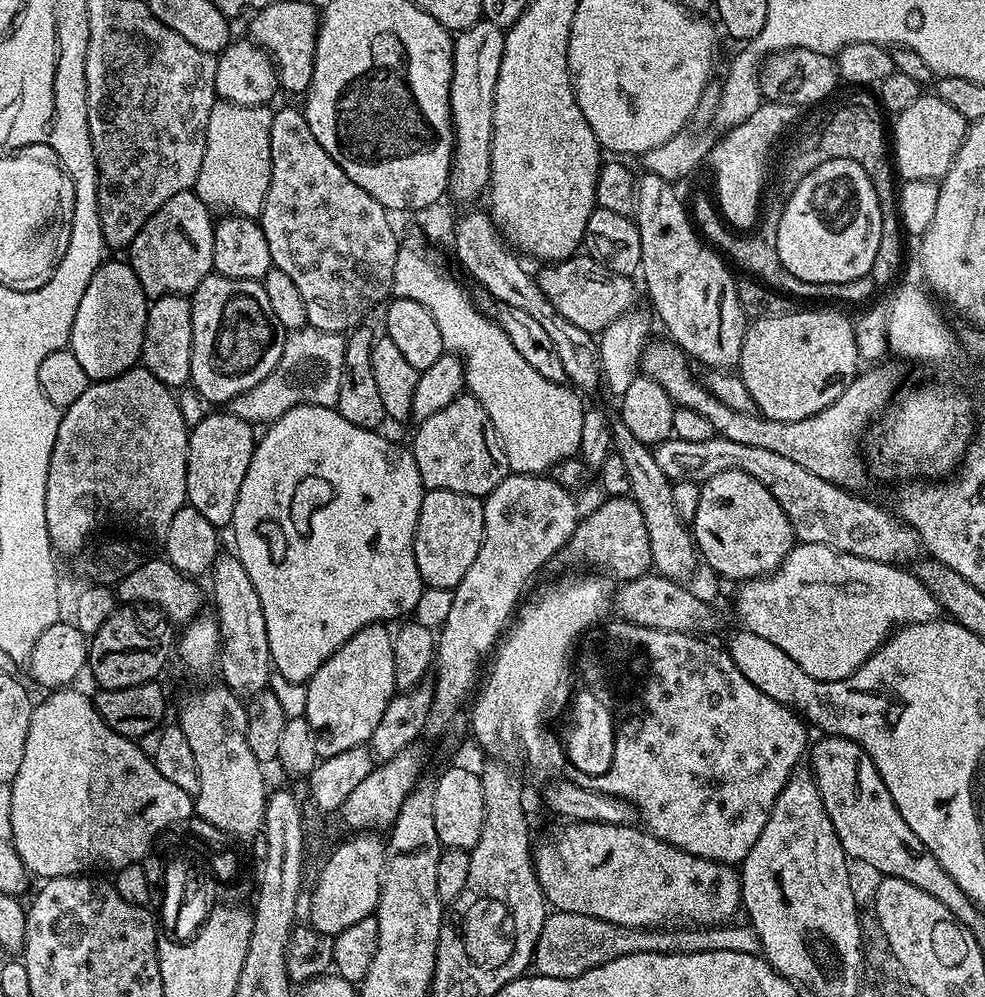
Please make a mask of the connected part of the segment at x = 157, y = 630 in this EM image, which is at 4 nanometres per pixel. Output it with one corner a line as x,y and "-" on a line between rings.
151,604
120,606
113,616
106,618
102,630
91,637
88,646
87,671
92,671
101,689
125,688
155,681
164,668
168,655
174,652
173,625
159,608

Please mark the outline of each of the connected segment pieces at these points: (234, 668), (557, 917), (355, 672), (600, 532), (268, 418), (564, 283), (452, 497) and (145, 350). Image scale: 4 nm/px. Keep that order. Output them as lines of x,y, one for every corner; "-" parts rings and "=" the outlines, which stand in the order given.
234,554
217,555
210,569
212,576
212,596
216,599
214,615
220,625
219,679
224,687
241,698
257,696
269,687
274,673
272,655
266,638
266,614
262,614
262,602
246,566
=
553,911
545,915
542,934
538,934
536,951
532,953
532,964
541,976
562,978
569,980
589,972
592,968
602,966
614,958
622,958
639,952
653,952
654,954
698,954
699,952
713,952
714,950
734,950
738,954
757,954
760,952
760,935
747,923
741,922
737,928
733,926
669,926
662,929
655,928
627,928
621,924
611,924
593,916
570,914
569,912
=
378,623
355,632
307,681
304,716
318,737
316,746
321,757
367,745
378,722
382,722
386,706
397,695
393,633
384,628
=
614,496
603,501
588,520
577,523
574,534
568,539
566,557
572,564
588,563
592,568
601,568
609,577
617,576
617,581
633,580
645,575
652,568
650,538
635,500
628,496
=
311,326
289,331
284,340
282,356
274,370
258,386
230,400
229,411
251,424
269,424
298,404
335,407
346,344
341,333
319,331
=
577,254
545,268
548,269
538,276
541,290
548,295
558,314
582,330
593,334
604,332
637,303
633,277
606,270
606,266
599,264
593,256
=
437,488
425,491
416,523
414,554
420,577
427,587
456,588
466,570
470,570
470,562
478,558
478,546
482,546
483,541
484,506
481,497
=
157,296
148,305
148,317
146,318
146,330
144,341
140,351
143,367
158,378
167,388
180,390
191,381
192,378
192,301
188,296

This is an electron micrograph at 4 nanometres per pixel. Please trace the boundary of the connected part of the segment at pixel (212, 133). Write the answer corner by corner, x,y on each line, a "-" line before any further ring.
218,102
210,110
206,130
206,150
202,154
202,170
194,191
209,209
228,208
229,213
249,218
259,217
270,186
270,122
273,109
258,104

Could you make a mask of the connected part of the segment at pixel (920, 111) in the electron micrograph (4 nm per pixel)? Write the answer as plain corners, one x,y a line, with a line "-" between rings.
922,94
917,100
910,102
906,110
895,113
894,120
896,120
896,125
893,128
891,125
890,128
890,148
894,153
894,168
899,179
901,181
930,180
933,182
943,180
945,174
948,173
948,167
954,162
962,146
965,134
968,133
969,121
964,120
962,114
954,110
954,106
942,102
942,98
935,94
929,94
929,96

